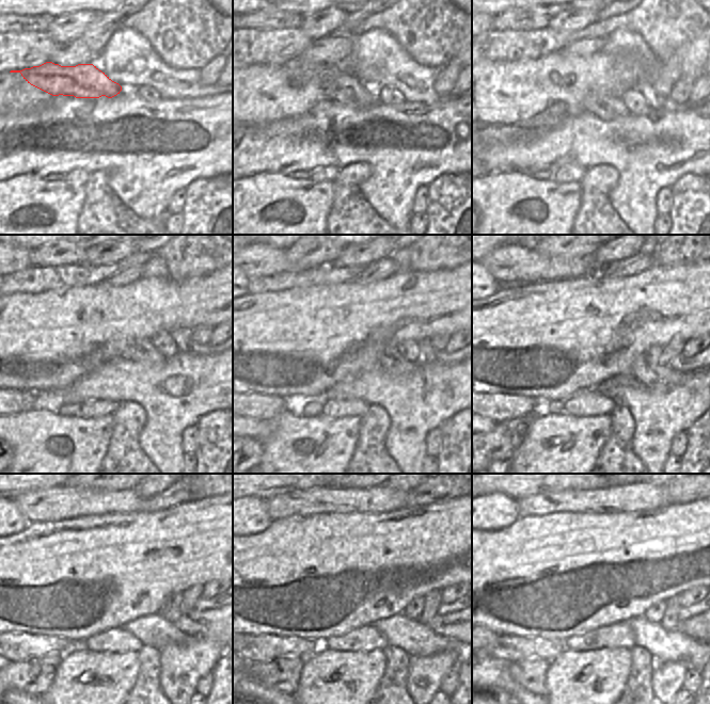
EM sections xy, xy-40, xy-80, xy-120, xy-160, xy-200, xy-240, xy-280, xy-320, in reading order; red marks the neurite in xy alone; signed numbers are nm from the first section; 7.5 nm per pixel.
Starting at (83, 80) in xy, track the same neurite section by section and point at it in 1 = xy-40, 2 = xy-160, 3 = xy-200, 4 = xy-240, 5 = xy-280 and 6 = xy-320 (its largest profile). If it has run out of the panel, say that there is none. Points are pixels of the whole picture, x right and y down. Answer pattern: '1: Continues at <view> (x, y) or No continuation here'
1: Continues at xy-40 (347, 90)
2: Continues at xy-160 (391, 362)
3: Continues at xy-200 (644, 374)
4: Continues at xy-240 (210, 624)
5: Continues at xy-280 (450, 625)
6: Continues at xy-320 (689, 626).

